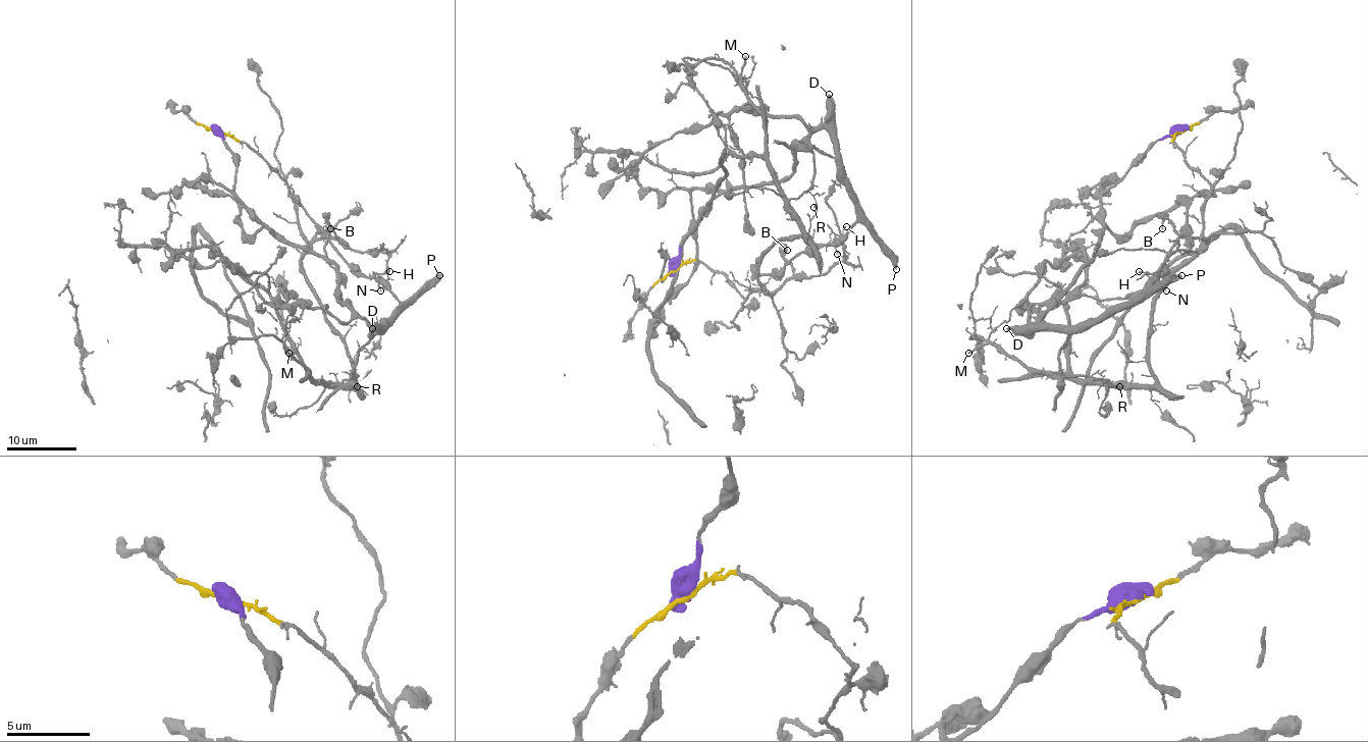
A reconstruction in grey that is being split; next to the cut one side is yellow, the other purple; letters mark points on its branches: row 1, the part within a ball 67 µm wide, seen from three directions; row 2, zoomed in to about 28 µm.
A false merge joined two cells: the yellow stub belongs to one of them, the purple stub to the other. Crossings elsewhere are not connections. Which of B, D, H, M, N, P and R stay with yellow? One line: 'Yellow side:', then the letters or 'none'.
Yellow side: B, H, M, R

